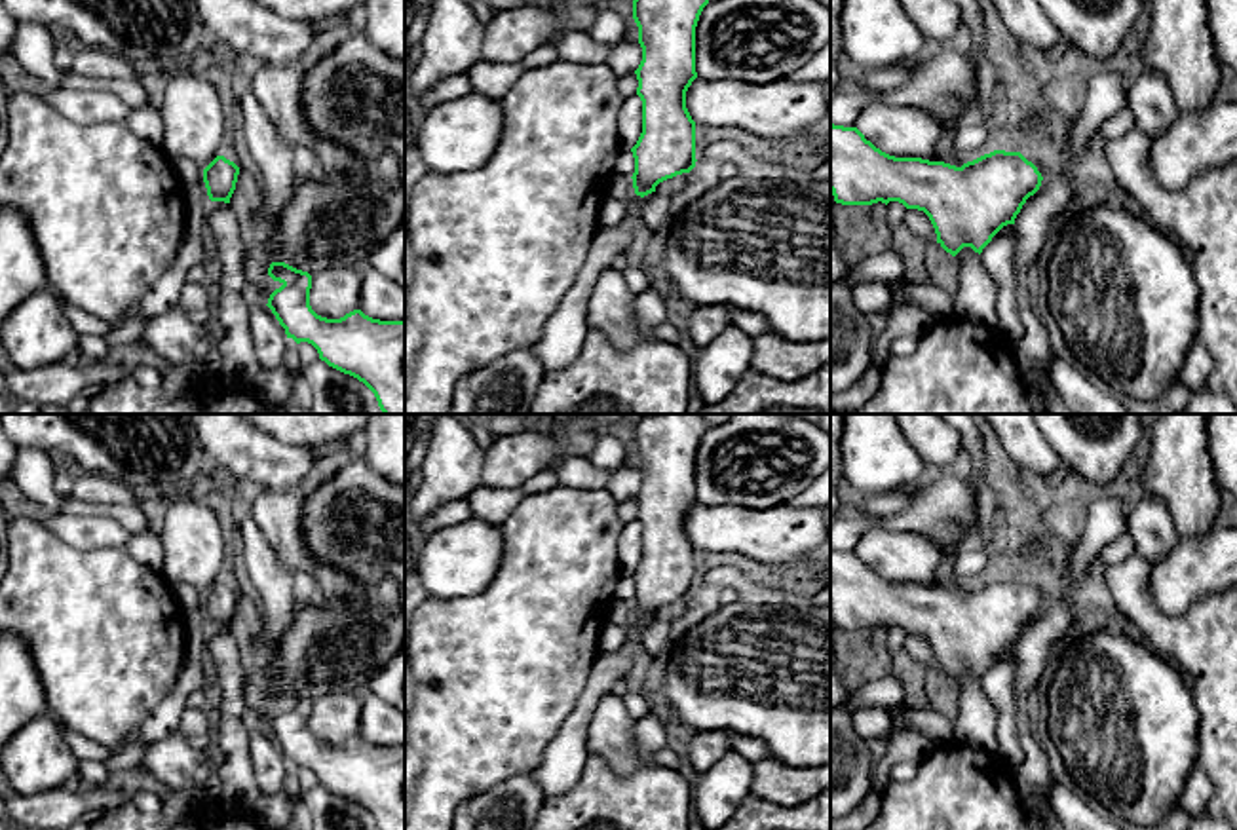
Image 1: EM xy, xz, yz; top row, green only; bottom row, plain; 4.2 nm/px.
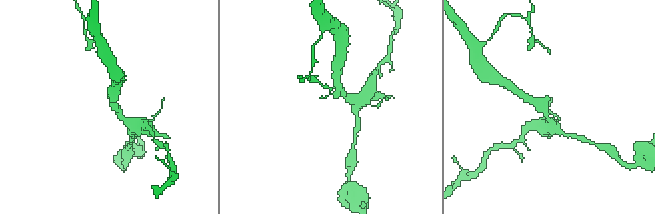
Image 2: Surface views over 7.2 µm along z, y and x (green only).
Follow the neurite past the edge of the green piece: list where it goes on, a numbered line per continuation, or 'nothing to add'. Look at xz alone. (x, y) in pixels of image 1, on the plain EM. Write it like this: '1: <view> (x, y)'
1: xz (563, 760)

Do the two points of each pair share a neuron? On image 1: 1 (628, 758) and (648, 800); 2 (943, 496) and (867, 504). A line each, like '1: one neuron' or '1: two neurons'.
1: two neurons
2: two neurons

